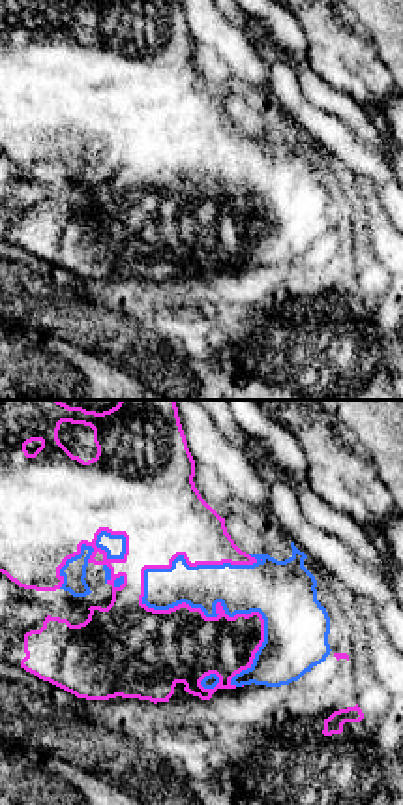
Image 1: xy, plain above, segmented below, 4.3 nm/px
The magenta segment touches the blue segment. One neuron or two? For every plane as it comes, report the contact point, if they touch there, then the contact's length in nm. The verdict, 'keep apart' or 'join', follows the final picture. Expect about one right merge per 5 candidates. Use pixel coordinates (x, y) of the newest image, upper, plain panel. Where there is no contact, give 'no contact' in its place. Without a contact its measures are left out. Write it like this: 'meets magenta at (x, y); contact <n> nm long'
meets magenta at (220, 184); contact 650 nm long

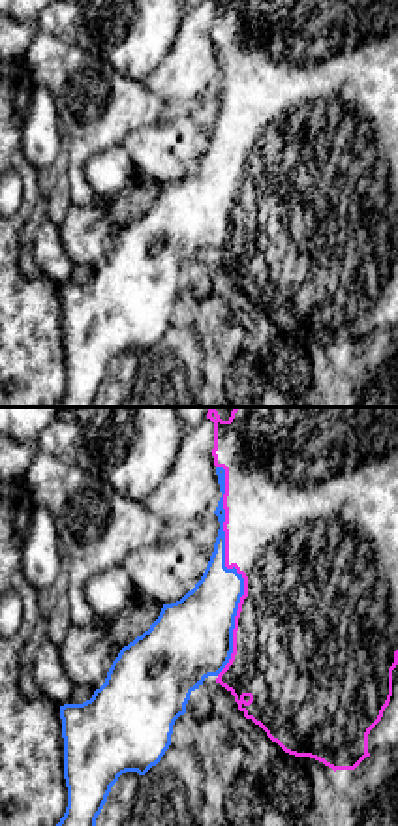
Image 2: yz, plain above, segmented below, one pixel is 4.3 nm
meets magenta at (233, 145); contact 900 nm long

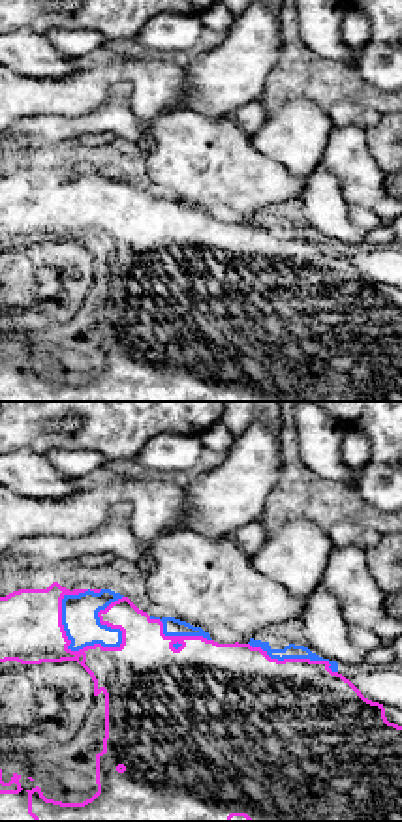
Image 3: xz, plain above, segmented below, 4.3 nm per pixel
meets magenta at (123, 216); contact 340 nm long

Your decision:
keep apart

